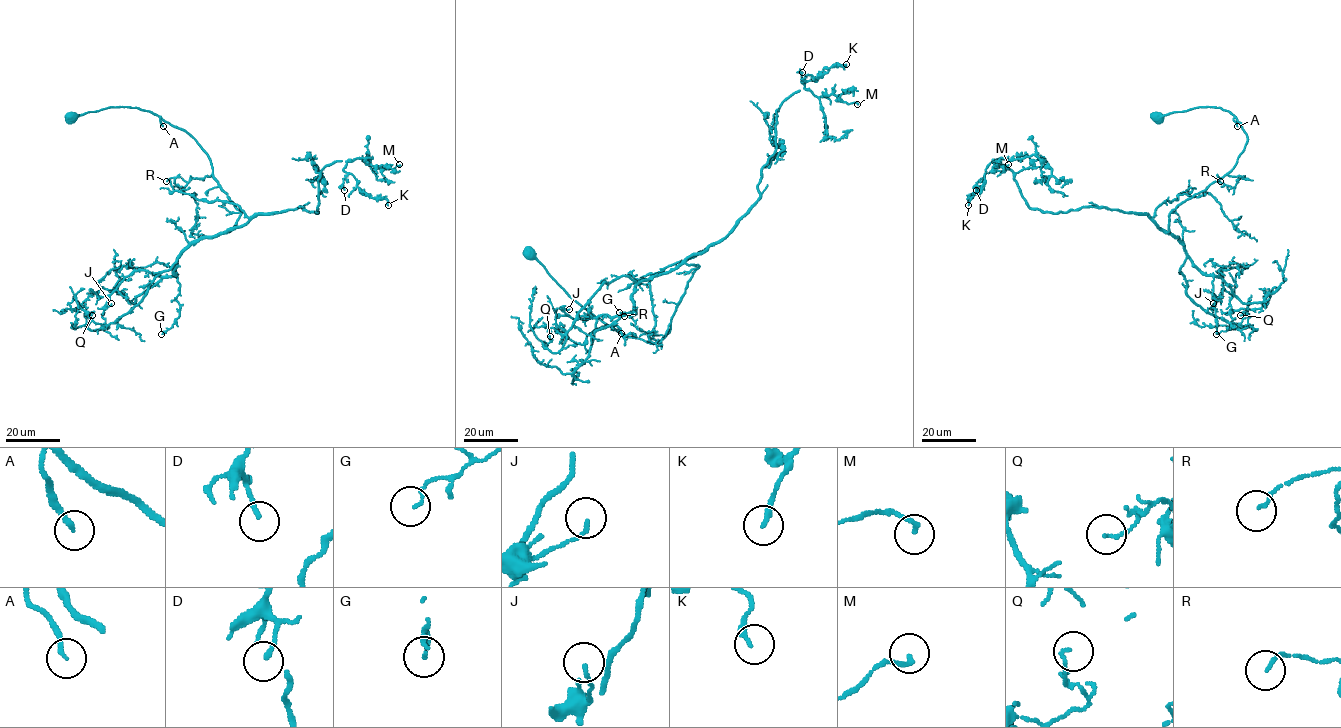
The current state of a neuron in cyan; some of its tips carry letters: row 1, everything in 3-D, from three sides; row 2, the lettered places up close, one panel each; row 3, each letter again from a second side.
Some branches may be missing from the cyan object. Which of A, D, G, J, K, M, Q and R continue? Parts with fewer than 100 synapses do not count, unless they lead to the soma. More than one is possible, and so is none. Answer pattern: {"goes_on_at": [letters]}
{"goes_on_at": []}

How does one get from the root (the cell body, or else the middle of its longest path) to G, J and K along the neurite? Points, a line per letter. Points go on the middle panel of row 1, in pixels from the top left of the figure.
G: (529, 254), (595, 316), (651, 343), (699, 266), (643, 279), (638, 311), (619, 312)
J: (529, 254), (595, 316), (651, 343), (699, 266), (643, 279), (625, 314), (574, 319), (569, 309)
K: (529, 254), (606, 324), (661, 340), (699, 266), (686, 260), (759, 197), (776, 111), (801, 82), (846, 64)

